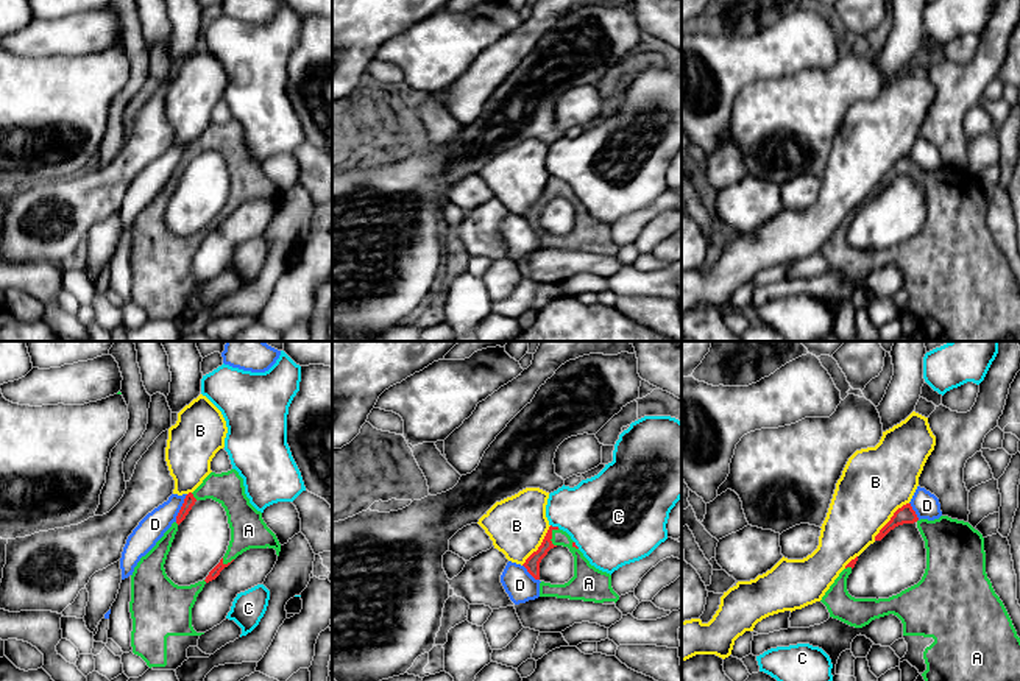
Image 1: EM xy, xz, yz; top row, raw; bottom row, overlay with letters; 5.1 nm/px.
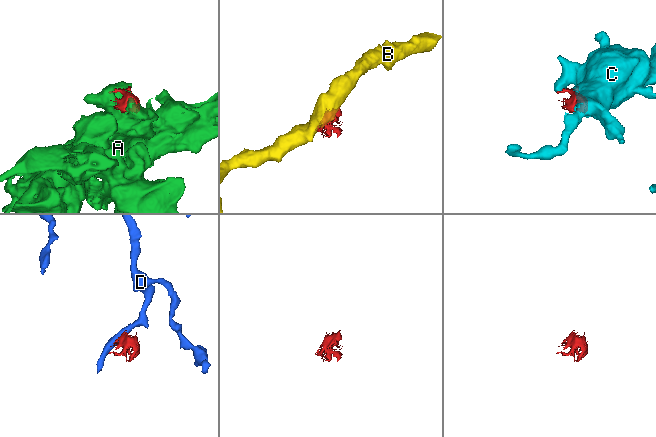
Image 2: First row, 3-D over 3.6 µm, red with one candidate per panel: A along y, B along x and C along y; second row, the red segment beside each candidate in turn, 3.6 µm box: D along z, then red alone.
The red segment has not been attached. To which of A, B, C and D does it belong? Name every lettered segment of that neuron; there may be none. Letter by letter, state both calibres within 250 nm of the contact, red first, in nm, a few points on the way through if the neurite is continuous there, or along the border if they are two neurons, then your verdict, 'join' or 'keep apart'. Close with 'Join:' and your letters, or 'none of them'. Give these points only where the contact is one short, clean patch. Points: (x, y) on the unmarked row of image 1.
A: 80/110 nm | join
B: 90/360 nm | keep apart
C: 80/400 nm | keep apart
D: 60/140 nm | along xy (187, 145), (175, 172) | keep apart
Join: A

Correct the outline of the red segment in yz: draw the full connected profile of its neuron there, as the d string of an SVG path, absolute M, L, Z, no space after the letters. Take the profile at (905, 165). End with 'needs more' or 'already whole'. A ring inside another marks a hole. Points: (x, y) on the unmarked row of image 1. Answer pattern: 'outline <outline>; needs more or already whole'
outline M906 154L894 164L891 171L875 187L875 192L881 192L891 181L894 181L898 176L914 175L917 171L919 171L919 168L917 168L916 162L912 161L911 154Z; already whole

